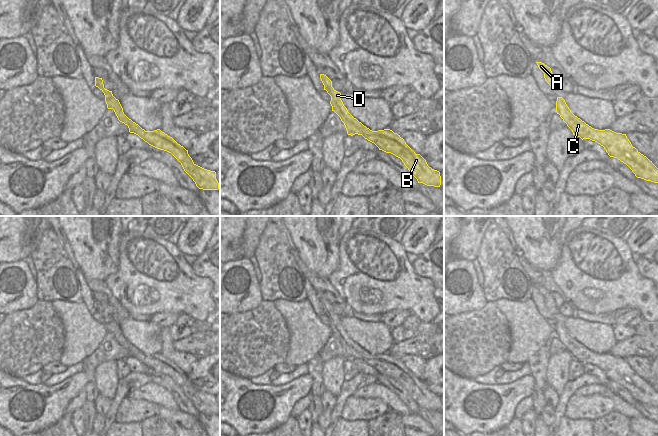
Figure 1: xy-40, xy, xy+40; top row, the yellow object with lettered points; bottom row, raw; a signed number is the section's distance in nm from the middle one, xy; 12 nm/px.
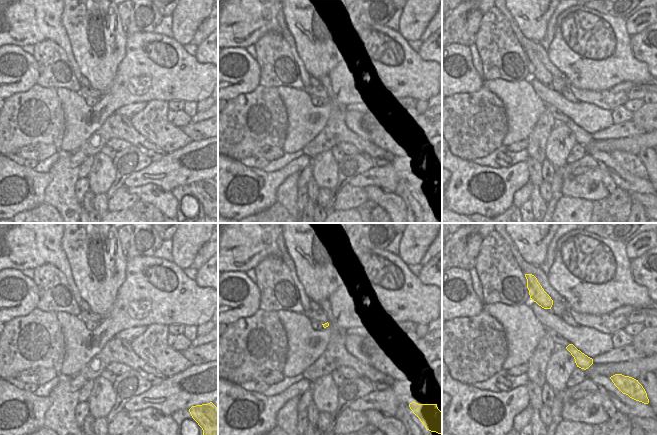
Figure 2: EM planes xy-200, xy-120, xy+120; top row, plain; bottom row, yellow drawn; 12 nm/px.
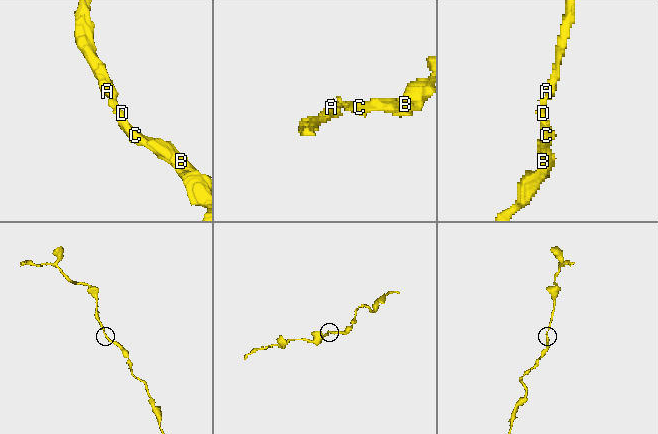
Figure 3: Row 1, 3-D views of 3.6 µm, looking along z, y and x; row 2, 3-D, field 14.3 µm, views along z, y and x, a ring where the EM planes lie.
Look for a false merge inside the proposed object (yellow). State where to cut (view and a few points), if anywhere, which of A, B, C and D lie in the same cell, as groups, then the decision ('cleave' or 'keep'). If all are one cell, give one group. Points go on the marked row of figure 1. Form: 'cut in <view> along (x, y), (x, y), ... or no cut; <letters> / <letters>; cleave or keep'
no cut; A B C D; keep

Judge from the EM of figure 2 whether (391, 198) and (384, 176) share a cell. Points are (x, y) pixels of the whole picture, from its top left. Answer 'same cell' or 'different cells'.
different cells

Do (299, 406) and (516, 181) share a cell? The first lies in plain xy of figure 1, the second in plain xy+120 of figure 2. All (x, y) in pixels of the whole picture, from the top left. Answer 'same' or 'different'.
different

